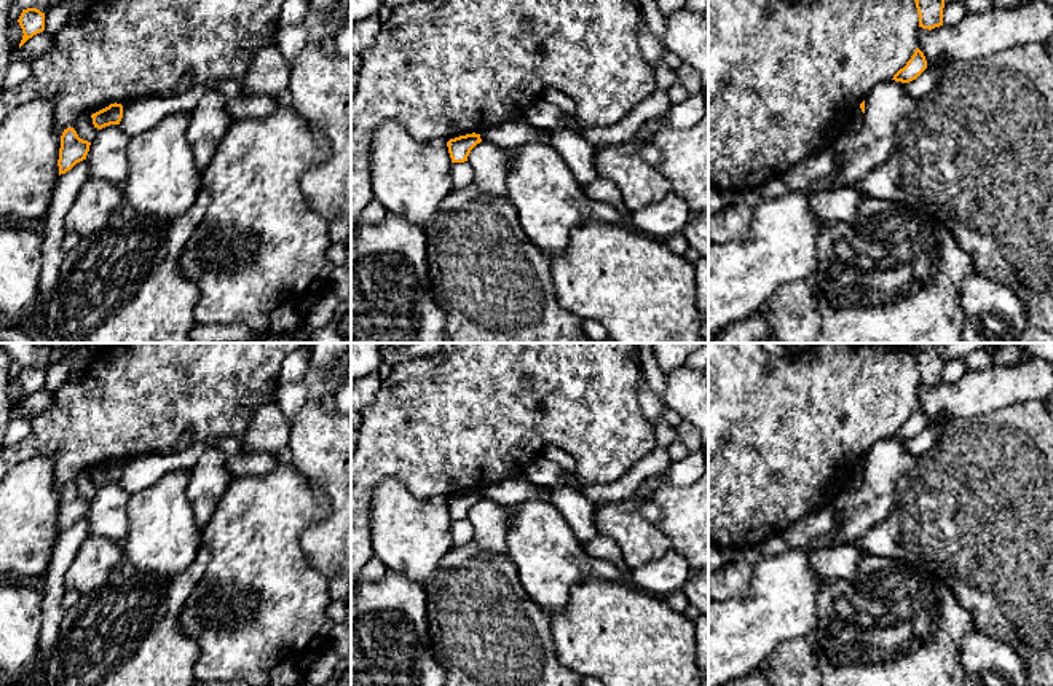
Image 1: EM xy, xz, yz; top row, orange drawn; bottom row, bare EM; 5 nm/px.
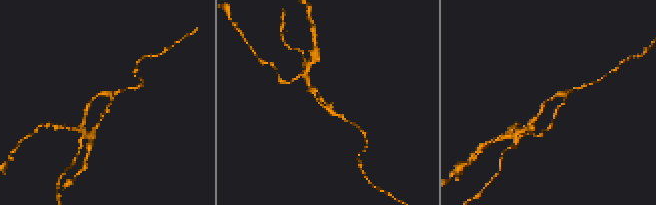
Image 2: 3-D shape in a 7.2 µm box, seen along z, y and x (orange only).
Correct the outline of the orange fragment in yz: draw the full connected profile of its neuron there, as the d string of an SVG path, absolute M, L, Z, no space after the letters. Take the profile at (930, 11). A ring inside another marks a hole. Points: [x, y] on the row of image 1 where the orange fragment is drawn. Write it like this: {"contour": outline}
{"contour": "M914 0L917 14L919 14L919 27L922 29L935 29L943 26L943 8L945 0Z"}

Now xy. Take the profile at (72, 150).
{"contour": "M73 128L64 129L59 148L59 175L70 171L77 163L86 160L91 142L78 137Z"}

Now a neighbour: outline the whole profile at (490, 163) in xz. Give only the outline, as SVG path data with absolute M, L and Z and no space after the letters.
M491 142L477 144L467 163L474 169L475 185L483 193L493 196L507 196L507 168L511 148L499 148Z

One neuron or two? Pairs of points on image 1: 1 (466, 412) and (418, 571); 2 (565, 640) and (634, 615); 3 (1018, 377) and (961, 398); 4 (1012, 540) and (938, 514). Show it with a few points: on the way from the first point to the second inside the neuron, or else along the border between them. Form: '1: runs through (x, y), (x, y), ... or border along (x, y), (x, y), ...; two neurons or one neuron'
1: border along (404, 487), (420, 498), (447, 498); two neurons
2: runs through (581, 635), (616, 632); one neuron
3: runs through (1004, 385), (975, 393); one neuron
4: runs through (994, 522), (986, 514), (956, 514); one neuron

